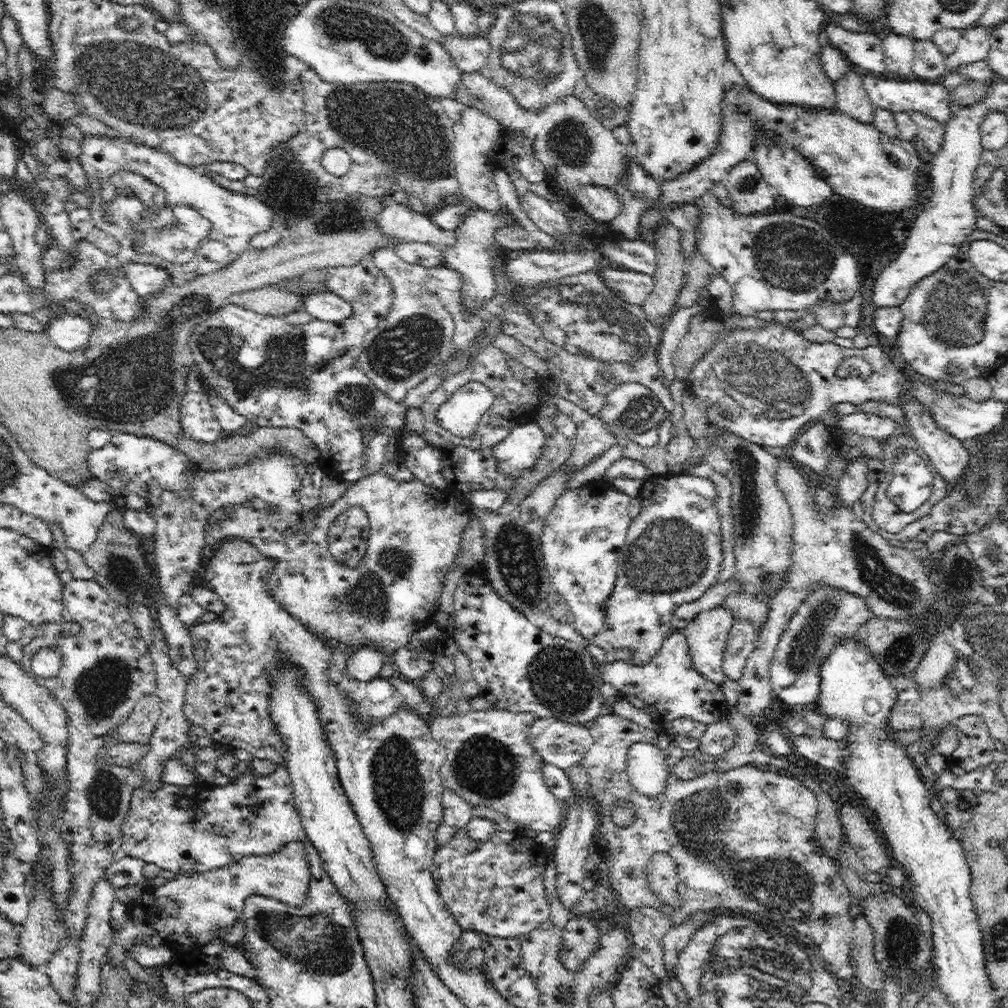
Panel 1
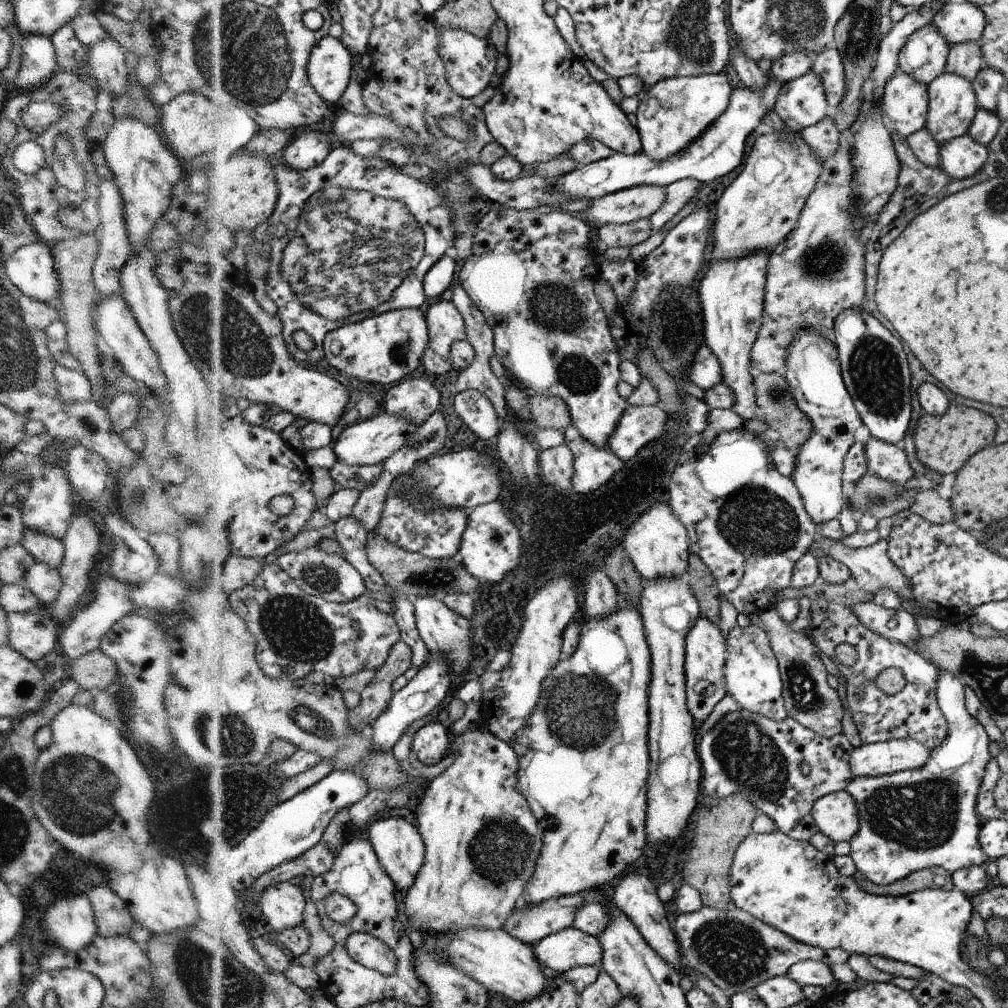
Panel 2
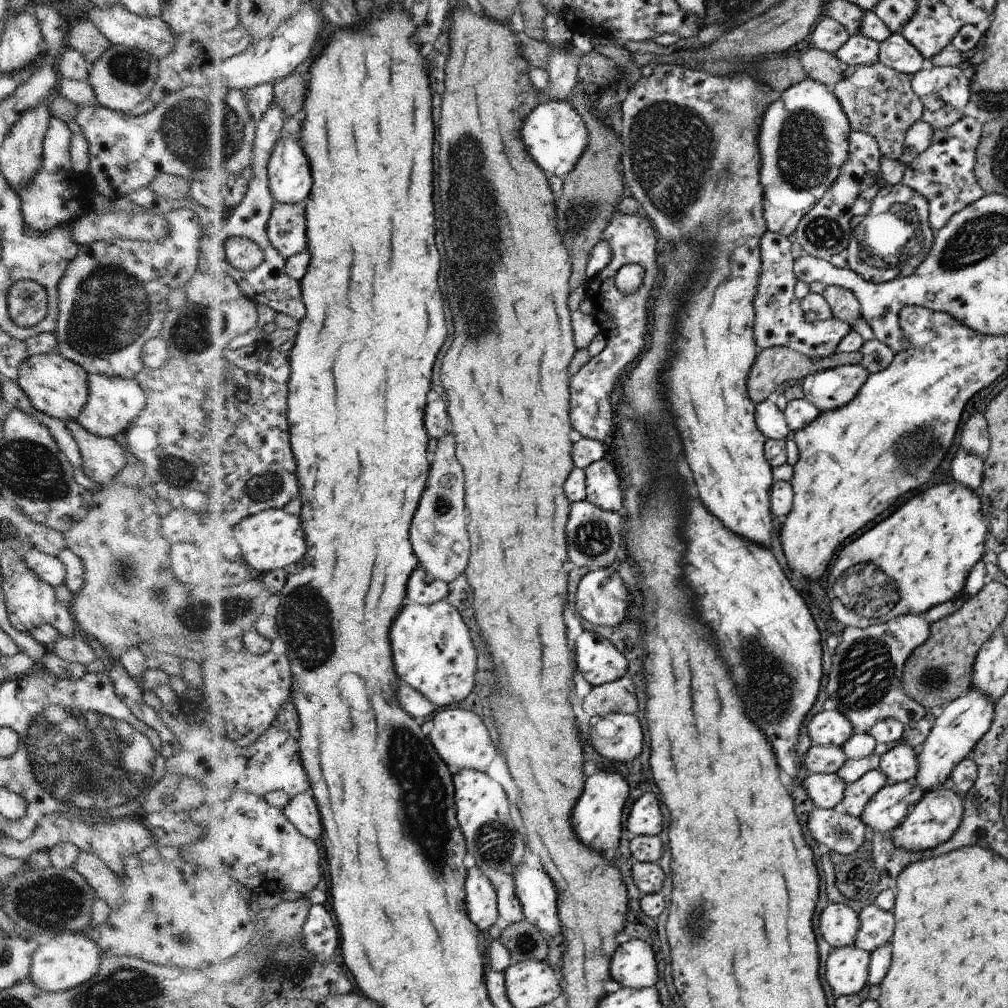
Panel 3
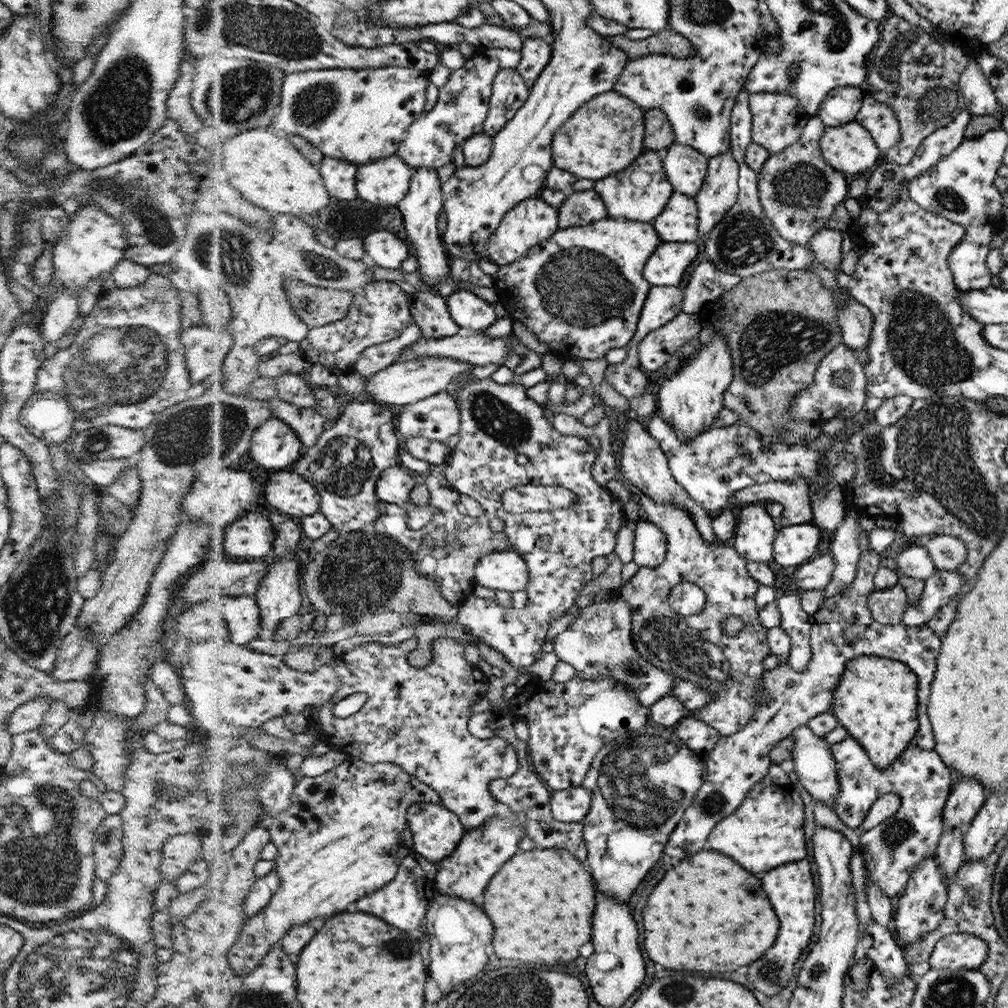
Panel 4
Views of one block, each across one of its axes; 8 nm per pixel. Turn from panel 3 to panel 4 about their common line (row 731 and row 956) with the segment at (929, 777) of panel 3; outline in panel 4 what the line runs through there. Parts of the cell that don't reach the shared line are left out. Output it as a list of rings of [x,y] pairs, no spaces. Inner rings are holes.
[[[959,932],[942,937],[930,954],[931,968],[978,969],[987,962],[988,943],[974,933]]]

